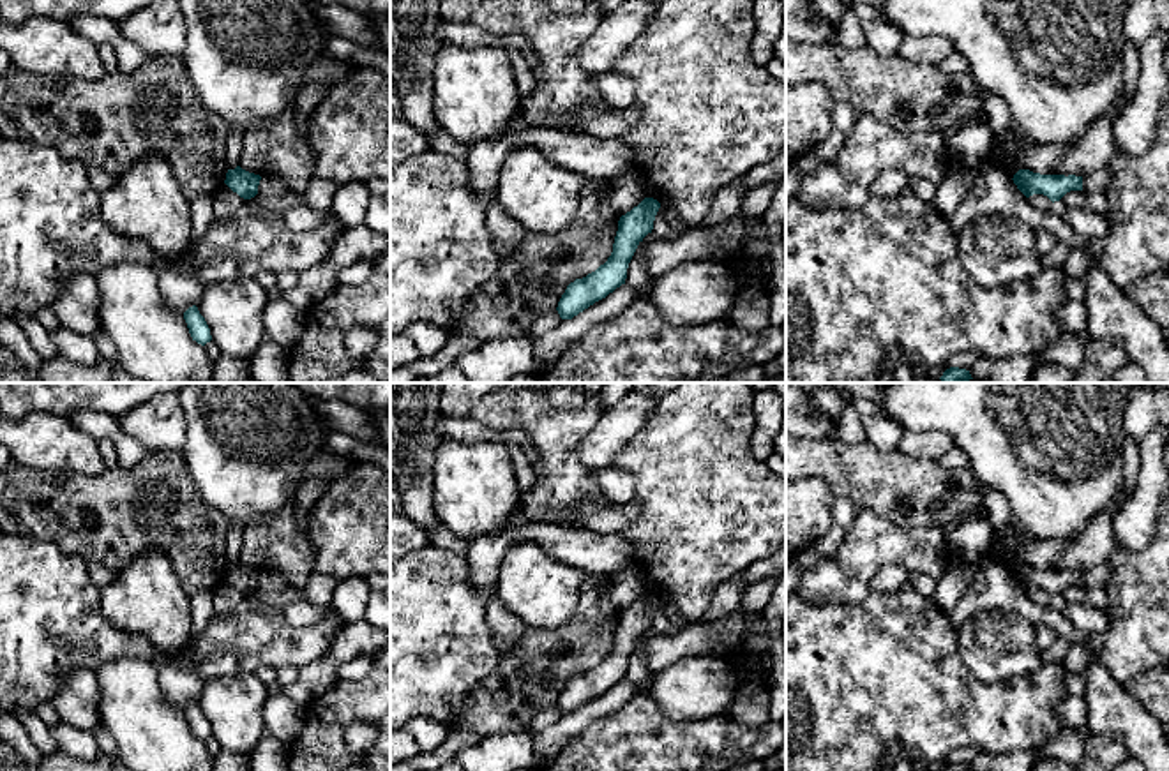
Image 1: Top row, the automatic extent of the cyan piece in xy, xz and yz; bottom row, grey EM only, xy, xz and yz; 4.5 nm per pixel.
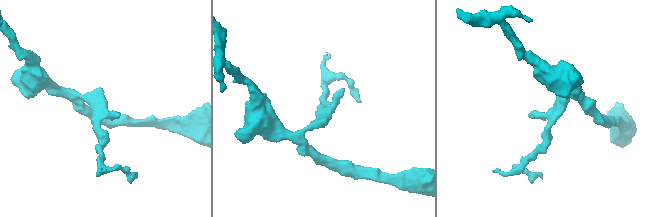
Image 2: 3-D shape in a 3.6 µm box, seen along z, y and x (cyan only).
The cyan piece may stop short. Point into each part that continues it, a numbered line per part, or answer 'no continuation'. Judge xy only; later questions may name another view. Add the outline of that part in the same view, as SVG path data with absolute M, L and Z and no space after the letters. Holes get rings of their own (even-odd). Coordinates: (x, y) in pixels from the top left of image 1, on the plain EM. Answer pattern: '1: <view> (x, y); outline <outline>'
no continuation

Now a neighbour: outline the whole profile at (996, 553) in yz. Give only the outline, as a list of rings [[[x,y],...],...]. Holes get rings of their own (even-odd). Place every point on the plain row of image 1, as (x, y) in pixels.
[[[1015,519],[1012,520],[1012,524],[1005,531],[999,531],[999,533],[994,531],[992,549],[987,554],[987,559],[1003,563],[1010,570],[1010,573],[1014,573],[1014,570],[1021,563],[1015,561],[1014,558],[1007,556],[1007,552],[1003,549],[1003,535],[1005,533],[1015,533],[1022,543],[1033,543],[1037,540]]]

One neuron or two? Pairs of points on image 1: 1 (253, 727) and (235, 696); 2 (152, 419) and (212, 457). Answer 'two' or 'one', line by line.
1: one
2: two

